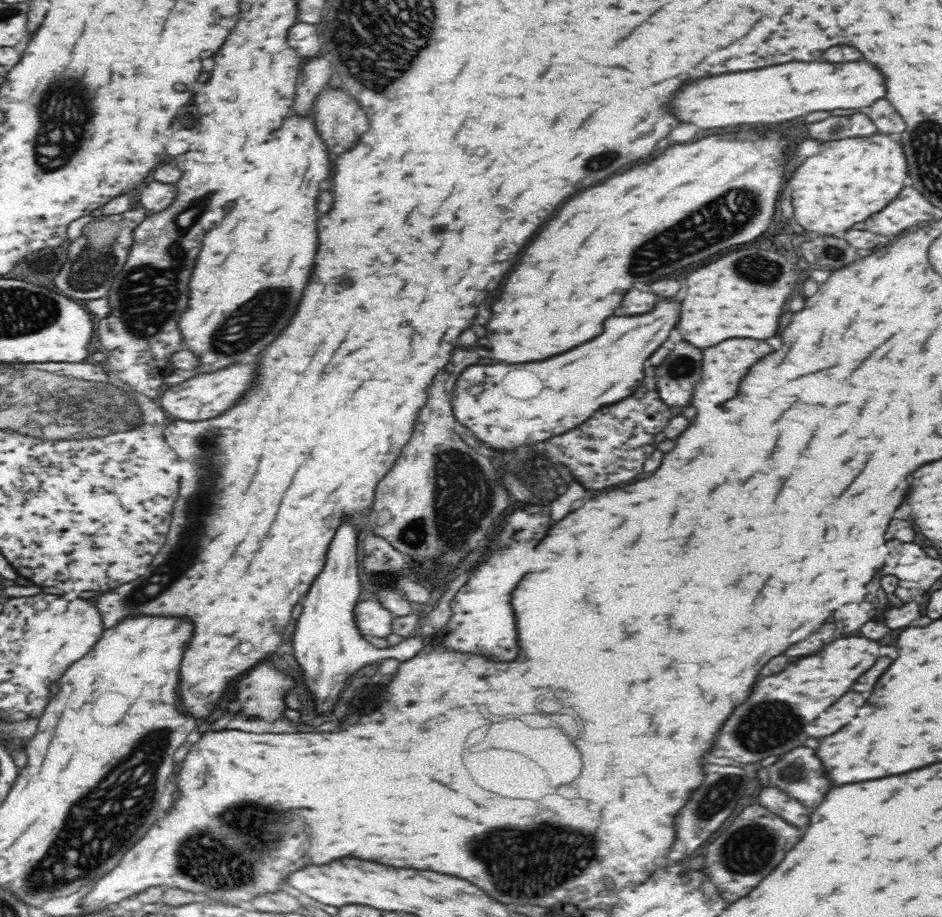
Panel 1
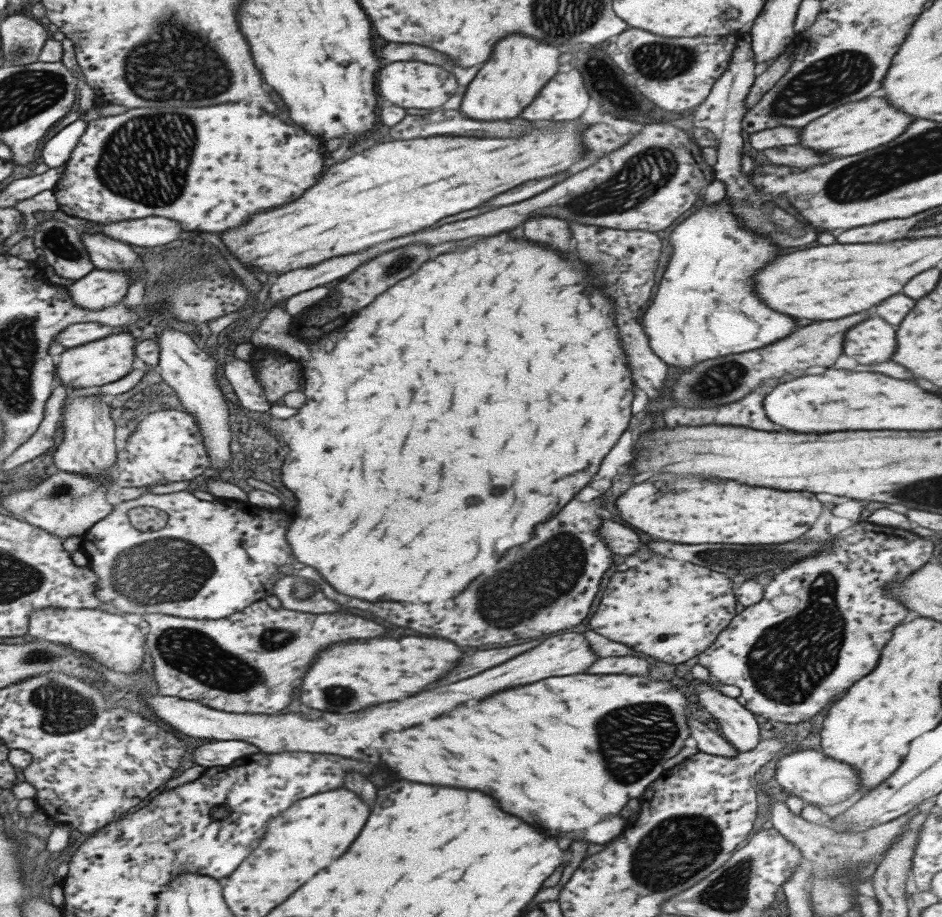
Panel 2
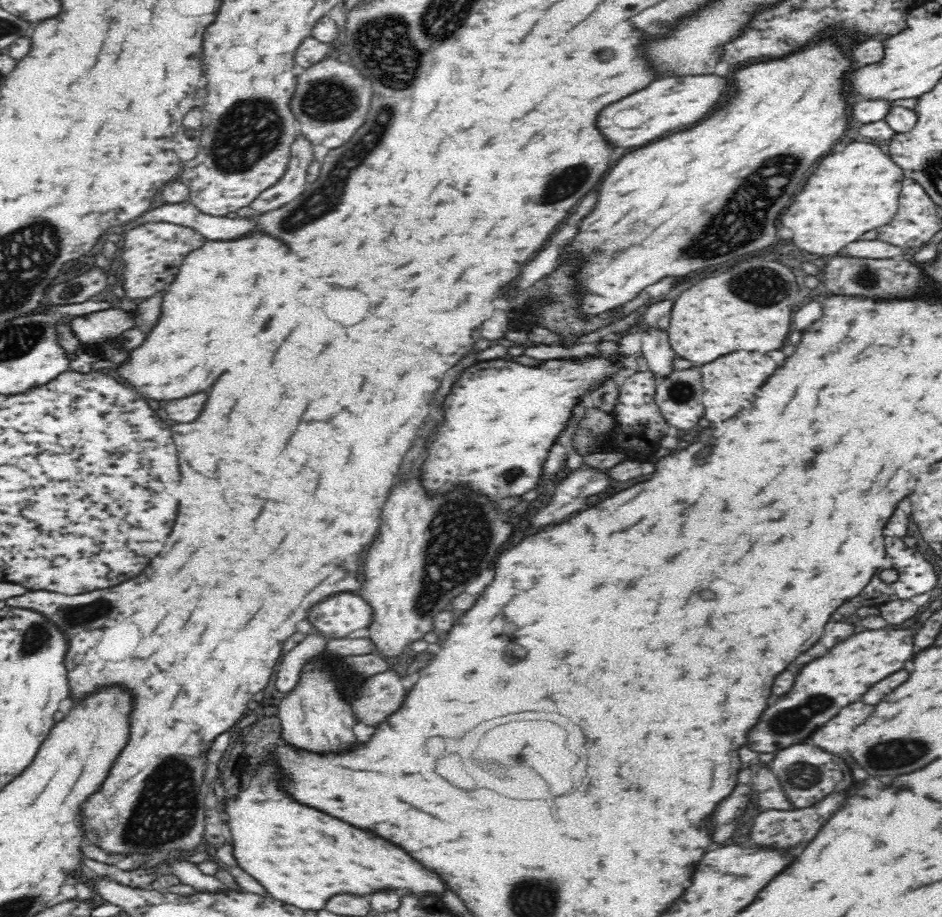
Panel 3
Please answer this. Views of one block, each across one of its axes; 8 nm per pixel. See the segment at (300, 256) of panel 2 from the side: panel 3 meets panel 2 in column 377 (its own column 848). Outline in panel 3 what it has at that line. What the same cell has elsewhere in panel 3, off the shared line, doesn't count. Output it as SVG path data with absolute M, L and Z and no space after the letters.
M852 142L844 150L822 158L818 168L794 196L782 224L794 232L794 242L814 254L832 256L864 232L886 226L900 208L904 170L876 144Z

